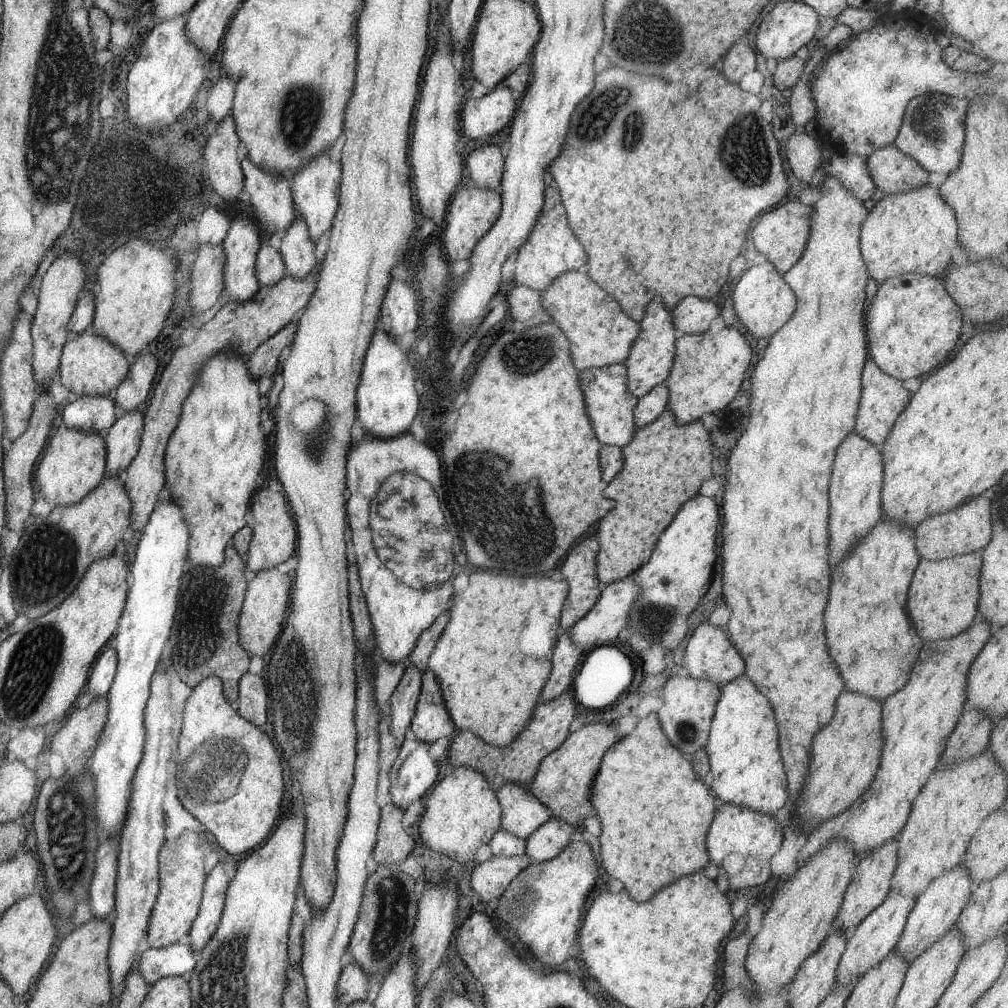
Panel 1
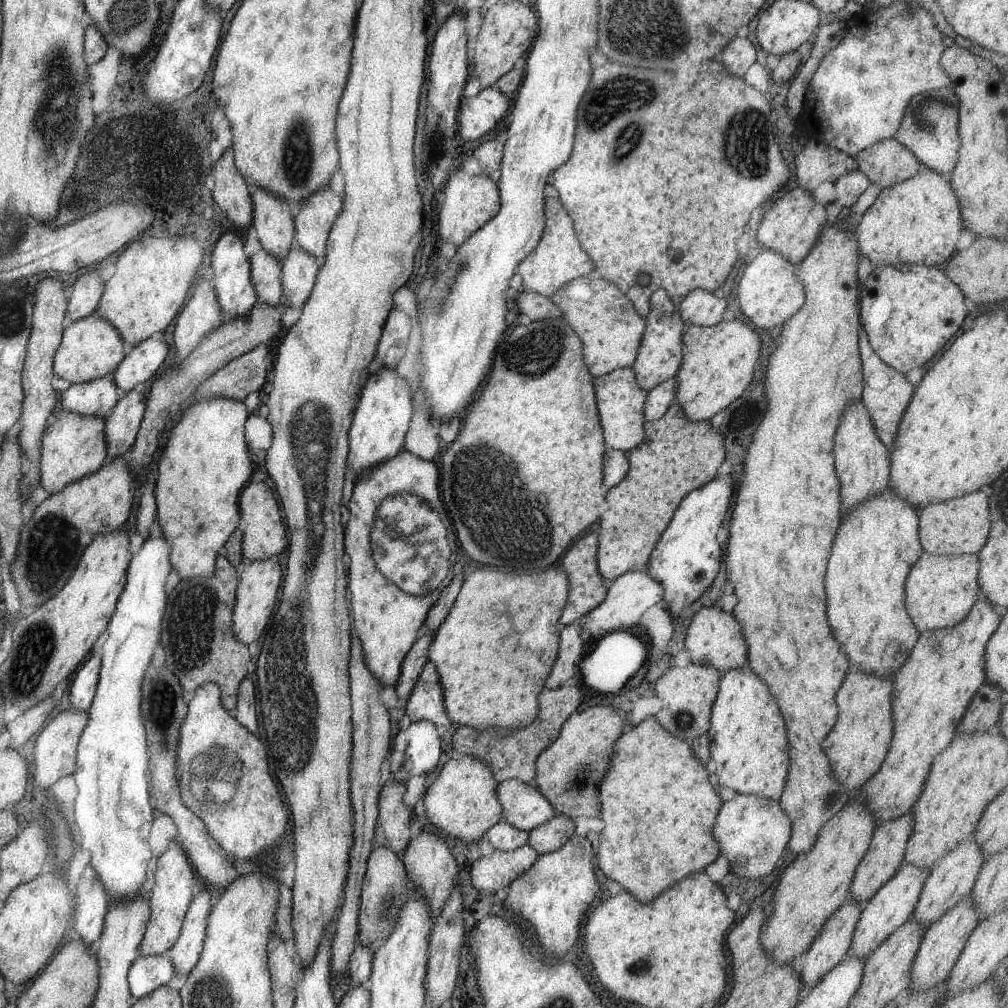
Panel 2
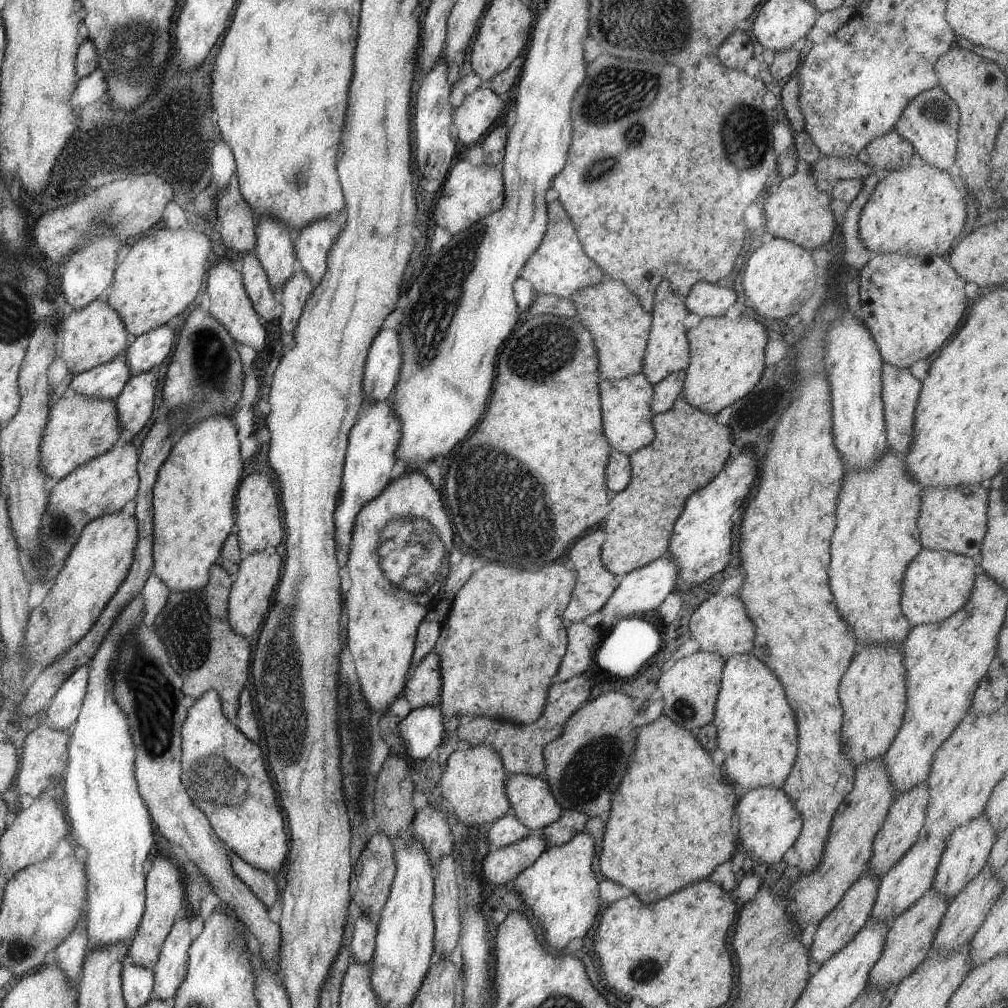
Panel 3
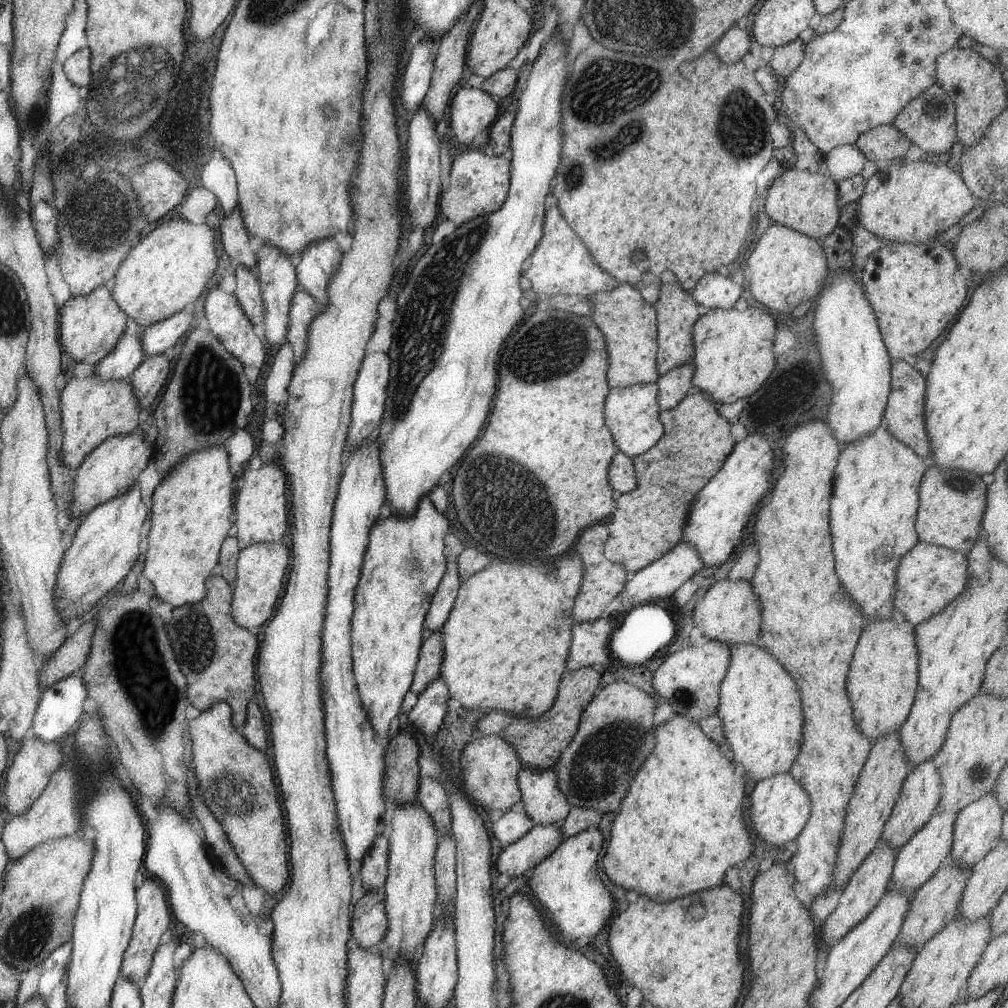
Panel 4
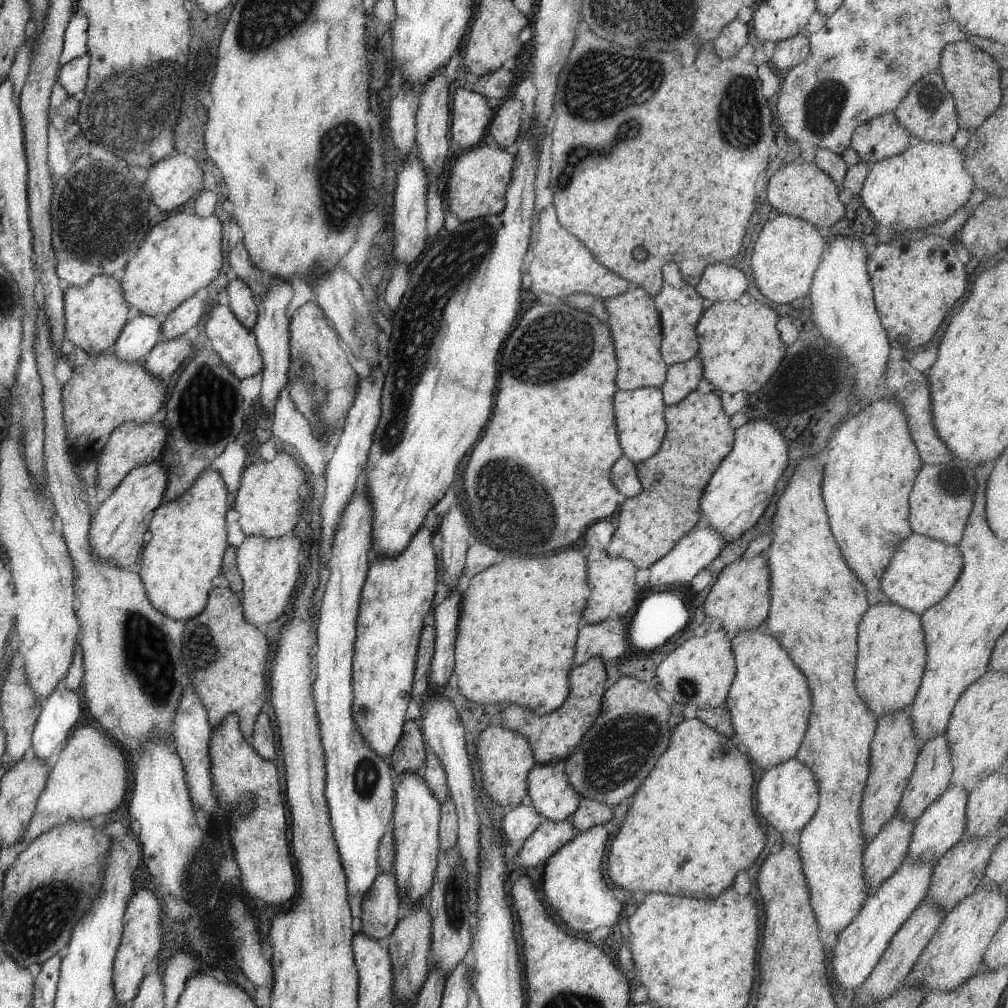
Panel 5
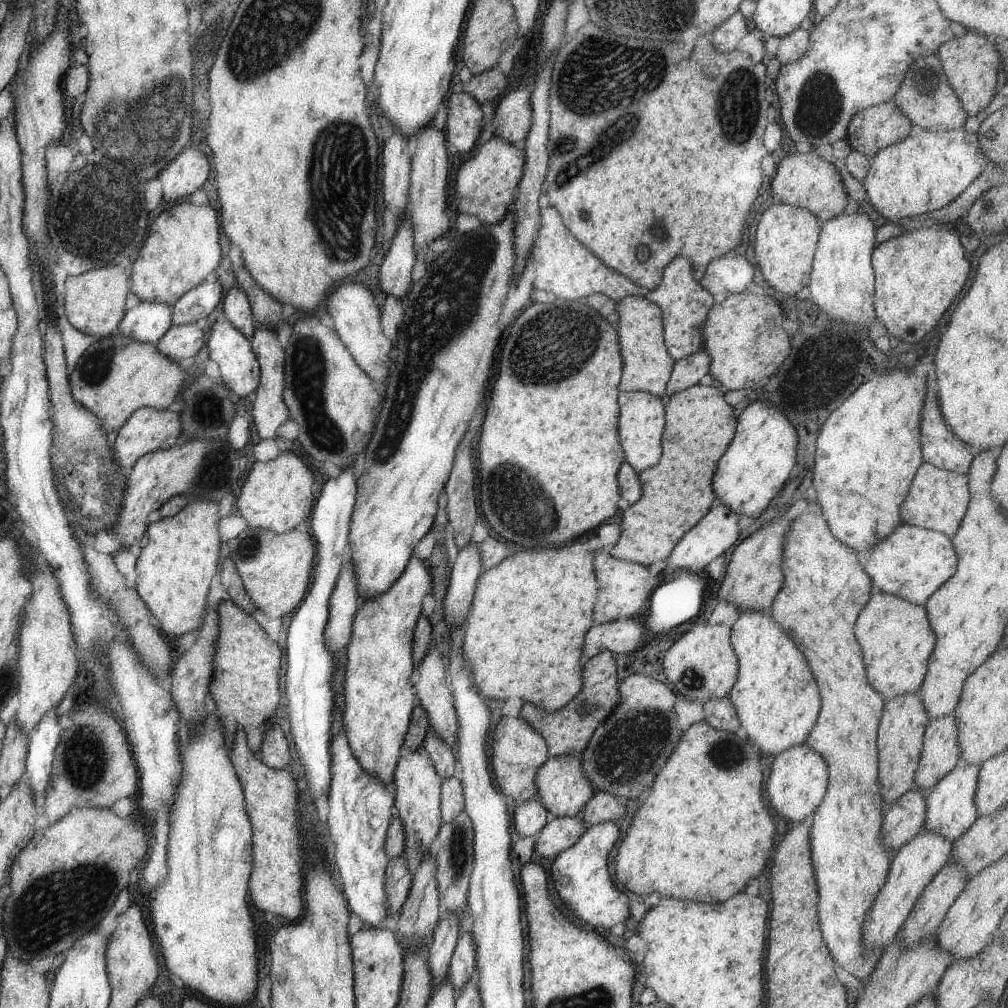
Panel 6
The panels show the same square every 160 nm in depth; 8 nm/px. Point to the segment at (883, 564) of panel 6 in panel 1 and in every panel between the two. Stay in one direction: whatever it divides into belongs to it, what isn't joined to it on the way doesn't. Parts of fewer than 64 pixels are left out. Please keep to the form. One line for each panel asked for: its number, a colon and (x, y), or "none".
1: (942, 601)
2: (940, 591)
3: (937, 584)
4: (929, 578)
5: (922, 571)

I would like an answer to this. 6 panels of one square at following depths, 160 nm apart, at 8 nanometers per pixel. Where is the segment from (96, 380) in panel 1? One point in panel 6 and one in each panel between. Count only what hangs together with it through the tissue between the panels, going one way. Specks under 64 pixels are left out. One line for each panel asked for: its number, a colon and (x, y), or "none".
2: (92, 348)
3: (92, 336)
4: (91, 326)
5: (95, 315)
6: (94, 302)

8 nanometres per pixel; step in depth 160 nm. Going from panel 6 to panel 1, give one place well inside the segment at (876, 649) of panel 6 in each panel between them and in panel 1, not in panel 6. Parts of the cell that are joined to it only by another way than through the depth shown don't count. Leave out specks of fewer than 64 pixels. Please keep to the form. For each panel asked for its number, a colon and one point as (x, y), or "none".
1: (846, 754)
2: (857, 745)
3: (873, 691)
4: (882, 684)
5: (892, 653)

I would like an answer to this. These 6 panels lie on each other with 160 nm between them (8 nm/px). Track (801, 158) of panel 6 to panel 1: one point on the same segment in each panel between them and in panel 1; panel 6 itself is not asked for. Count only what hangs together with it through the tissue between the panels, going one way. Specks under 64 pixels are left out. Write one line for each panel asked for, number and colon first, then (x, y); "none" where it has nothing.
1: (782, 233)
2: (791, 228)
3: (798, 212)
4: (807, 202)
5: (800, 189)

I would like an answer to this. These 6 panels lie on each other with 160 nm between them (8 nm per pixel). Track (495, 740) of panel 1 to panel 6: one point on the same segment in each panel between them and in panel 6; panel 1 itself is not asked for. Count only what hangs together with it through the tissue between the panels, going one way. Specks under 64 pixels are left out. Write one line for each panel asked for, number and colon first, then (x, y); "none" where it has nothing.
2: (499, 642)
3: (503, 640)
4: (505, 644)
5: (516, 633)
6: (523, 637)

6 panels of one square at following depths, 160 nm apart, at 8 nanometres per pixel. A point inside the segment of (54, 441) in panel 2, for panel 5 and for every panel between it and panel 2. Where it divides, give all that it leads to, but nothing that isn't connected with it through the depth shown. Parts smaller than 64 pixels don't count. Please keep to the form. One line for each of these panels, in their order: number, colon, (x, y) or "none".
3: (80, 428)
4: (94, 409)
5: (106, 392)

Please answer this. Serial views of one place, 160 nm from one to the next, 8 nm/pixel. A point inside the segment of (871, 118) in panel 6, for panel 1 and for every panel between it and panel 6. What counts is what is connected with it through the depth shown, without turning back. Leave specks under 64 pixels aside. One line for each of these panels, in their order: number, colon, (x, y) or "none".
1: (893, 172)
2: (886, 163)
3: (890, 152)
4: (883, 143)
5: (882, 137)

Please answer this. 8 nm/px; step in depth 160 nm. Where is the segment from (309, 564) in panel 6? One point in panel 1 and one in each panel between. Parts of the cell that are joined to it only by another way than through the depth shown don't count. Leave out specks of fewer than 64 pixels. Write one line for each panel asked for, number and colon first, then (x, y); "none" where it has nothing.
1: (266, 603)
2: (260, 581)
3: (258, 573)
4: (261, 568)
5: (270, 568)

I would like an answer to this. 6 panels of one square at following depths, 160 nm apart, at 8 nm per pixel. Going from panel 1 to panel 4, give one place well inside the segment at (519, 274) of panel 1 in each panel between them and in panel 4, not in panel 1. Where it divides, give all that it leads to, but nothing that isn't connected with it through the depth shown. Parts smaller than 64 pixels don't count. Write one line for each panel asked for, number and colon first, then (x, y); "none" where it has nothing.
2: (558, 258)
3: (559, 266)
4: (561, 264)

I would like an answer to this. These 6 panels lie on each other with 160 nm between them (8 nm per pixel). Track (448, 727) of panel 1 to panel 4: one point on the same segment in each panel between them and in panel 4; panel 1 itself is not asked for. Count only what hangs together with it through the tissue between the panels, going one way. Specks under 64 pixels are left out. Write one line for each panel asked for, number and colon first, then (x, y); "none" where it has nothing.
2: (426, 703)
3: (423, 689)
4: (429, 667)

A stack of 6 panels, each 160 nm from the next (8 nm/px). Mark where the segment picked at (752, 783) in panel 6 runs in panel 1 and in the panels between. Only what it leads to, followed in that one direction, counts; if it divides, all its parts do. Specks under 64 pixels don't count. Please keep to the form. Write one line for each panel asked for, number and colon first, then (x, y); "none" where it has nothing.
1: (655, 814)
2: (658, 806)
3: (671, 778)
4: (681, 826)
5: (694, 815)

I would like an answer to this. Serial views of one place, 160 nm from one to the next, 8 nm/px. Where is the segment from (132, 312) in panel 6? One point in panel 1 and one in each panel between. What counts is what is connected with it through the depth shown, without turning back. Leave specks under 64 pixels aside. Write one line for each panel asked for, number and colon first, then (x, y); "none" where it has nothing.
1: (91, 414)
2: (99, 397)
3: (106, 381)
4: (129, 353)
5: (138, 338)

